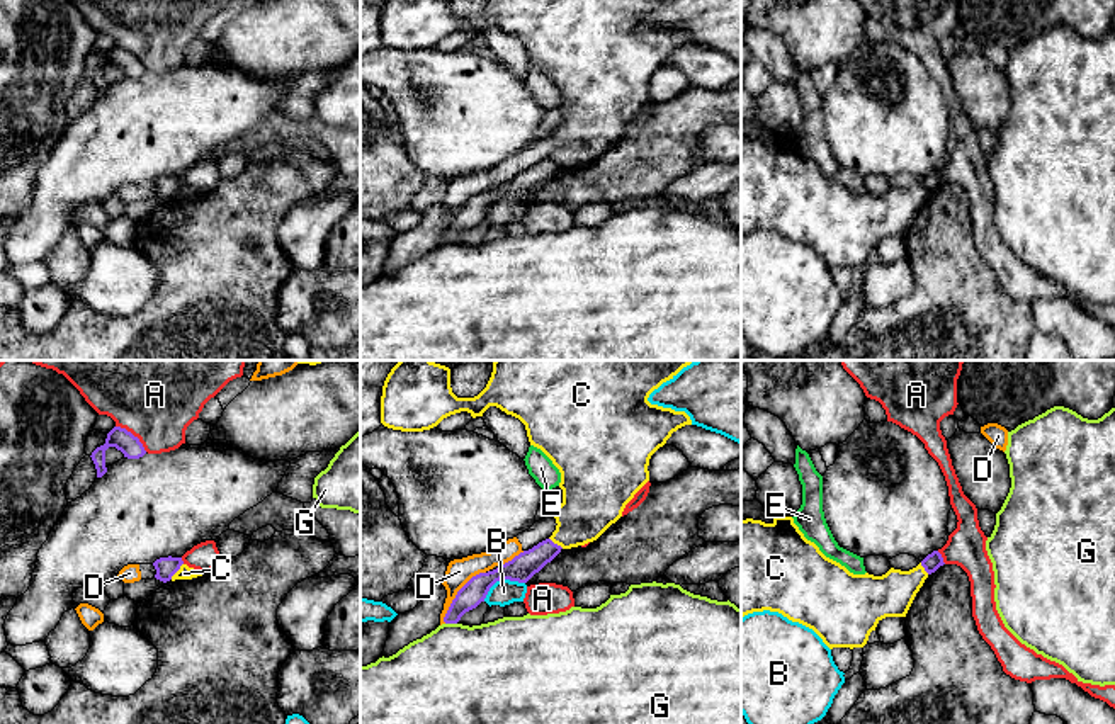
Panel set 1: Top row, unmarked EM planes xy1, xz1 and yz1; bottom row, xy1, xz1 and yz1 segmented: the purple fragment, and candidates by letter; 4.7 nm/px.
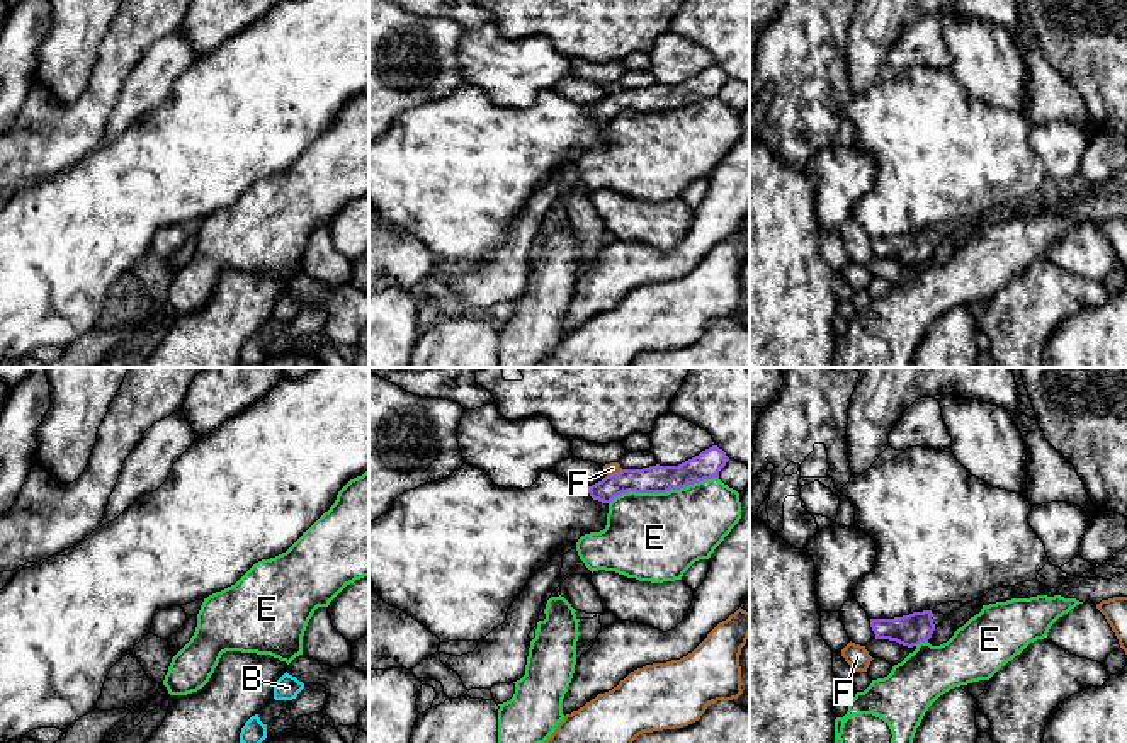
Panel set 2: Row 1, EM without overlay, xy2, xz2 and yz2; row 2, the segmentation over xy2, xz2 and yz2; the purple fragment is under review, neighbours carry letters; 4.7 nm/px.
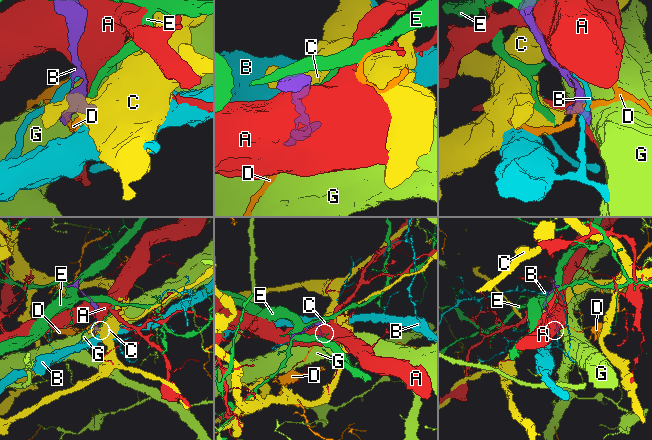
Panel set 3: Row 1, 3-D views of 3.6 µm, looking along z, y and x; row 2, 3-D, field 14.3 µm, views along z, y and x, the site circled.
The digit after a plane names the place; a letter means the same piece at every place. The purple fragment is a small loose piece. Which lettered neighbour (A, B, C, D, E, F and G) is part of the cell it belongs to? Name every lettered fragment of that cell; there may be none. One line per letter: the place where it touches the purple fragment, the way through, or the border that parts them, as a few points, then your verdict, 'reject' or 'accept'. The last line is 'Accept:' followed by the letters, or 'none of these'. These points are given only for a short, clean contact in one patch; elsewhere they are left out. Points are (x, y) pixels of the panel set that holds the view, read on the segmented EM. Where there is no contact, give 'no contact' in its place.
A: xy1 (131, 434) | reject
B: xz1 (500, 578) | along xz1 (524, 582), (498, 580), (483, 600) | reject
C: xy1 (177, 570) | along xy1 (182, 563), (170, 578) | reject
D: xz1 (458, 593) | along xz1 (485, 571), (480, 571), (458, 592), (444, 622) | reject
E: xz2 (663, 492) | reject
F: xz2 (616, 473) | reject
G: xz1 (451, 622) | along xz1 (446, 622), (456, 624) | reject
Accept: none of these

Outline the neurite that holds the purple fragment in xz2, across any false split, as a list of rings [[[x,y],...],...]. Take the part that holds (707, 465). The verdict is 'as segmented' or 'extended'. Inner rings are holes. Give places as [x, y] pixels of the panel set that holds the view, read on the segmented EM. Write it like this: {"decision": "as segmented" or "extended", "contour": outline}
{"decision": "as segmented", "contour": [[[712,445],[678,466],[656,464],[643,469],[622,469],[588,486],[588,493],[602,503],[610,503],[615,496],[627,491],[666,493],[704,479],[719,478],[719,471],[728,461],[726,452]]]}

